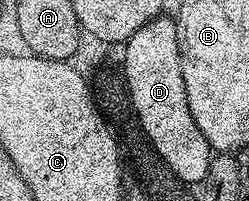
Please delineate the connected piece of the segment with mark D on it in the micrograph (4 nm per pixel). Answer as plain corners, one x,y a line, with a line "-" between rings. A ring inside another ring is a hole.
165,17
147,21
124,42
123,50
123,74
129,88
129,102
133,104
133,113
141,122
143,133
151,141
155,153
163,157
174,180
186,185
202,179
208,168
205,137
199,133
195,117
191,117
191,105
187,105
176,22

